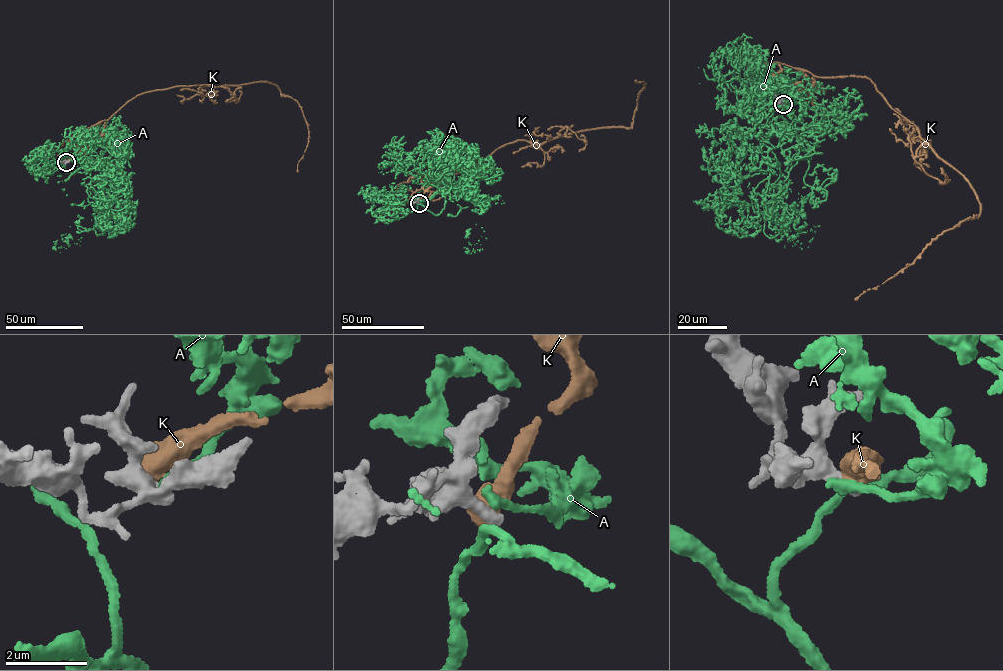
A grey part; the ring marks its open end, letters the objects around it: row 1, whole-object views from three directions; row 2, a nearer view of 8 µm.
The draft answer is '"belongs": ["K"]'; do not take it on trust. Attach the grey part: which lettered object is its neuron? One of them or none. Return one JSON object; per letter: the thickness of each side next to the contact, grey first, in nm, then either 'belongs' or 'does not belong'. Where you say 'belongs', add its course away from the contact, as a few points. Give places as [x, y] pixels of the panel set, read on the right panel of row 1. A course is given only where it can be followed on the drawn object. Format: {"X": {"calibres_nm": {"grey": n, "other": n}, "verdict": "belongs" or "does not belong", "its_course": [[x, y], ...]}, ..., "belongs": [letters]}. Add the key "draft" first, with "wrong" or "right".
{"draft": "wrong", "A": {"calibres_nm": {"grey": 360, "other": 240}, "verdict": "does not belong"}, "K": {"calibres_nm": {"grey": 240, "other": 550}, "verdict": "does not belong"}, "belongs": []}

